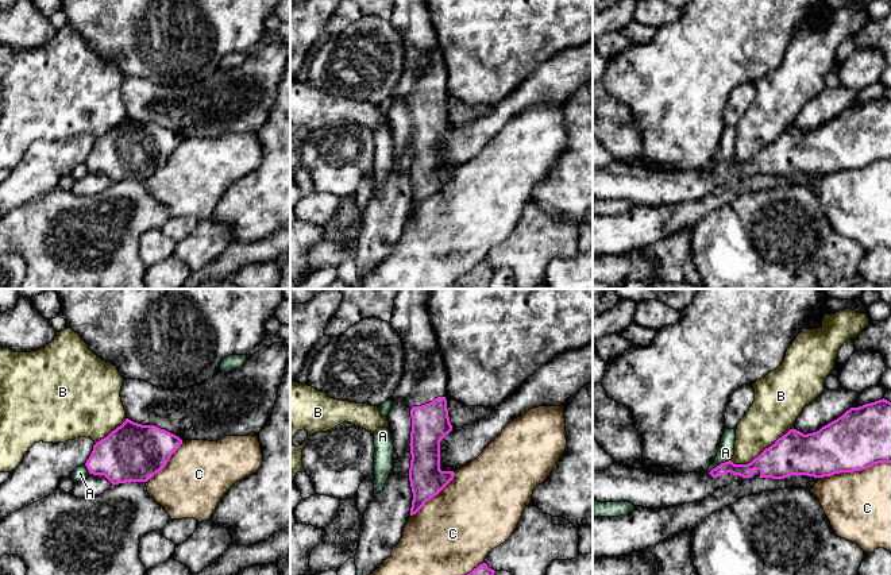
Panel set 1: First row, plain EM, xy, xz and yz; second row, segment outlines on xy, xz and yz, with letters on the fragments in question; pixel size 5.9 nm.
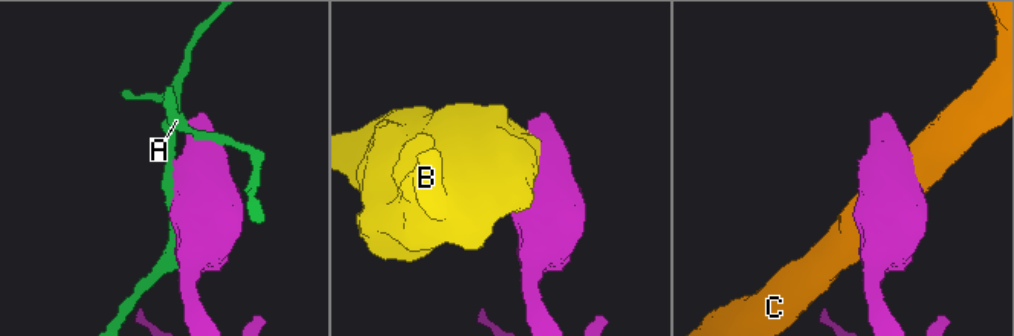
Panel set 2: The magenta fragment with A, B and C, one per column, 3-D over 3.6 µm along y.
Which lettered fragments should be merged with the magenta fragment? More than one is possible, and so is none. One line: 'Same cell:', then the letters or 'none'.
Same cell: none

